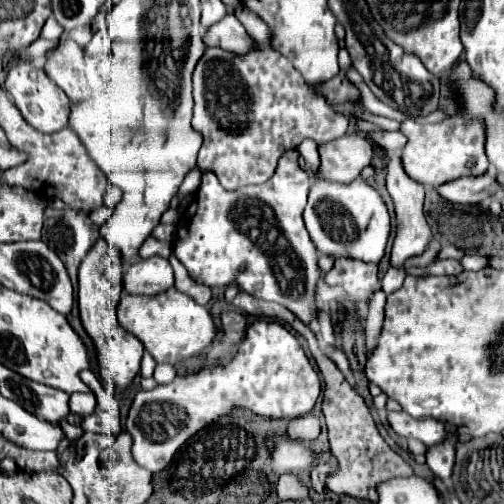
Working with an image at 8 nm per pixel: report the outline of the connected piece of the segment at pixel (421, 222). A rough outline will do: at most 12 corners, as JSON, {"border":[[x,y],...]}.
{"border":[[388,165],[386,187],[396,207],[392,265],[426,251],[424,187],[404,171]]}

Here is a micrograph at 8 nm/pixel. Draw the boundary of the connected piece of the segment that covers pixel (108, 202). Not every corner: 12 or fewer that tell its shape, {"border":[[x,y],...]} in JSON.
{"border":[[110,185],[104,193],[104,205],[114,209],[120,199],[122,191]]}

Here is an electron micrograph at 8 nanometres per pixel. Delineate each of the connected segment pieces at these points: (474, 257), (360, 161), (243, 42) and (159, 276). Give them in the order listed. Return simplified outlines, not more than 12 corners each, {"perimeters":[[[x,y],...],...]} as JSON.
{"perimeters":[[[468,251],[460,260],[464,270],[489,266],[487,257]],[[350,133],[318,147],[316,177],[350,183],[370,165],[372,141]],[[234,15],[206,29],[202,41],[234,53],[254,43]],[[152,255],[124,273],[132,295],[158,295],[174,285],[168,259]]]}

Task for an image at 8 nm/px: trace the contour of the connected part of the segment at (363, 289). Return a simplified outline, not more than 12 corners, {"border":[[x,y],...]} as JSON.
{"border":[[338,257],[328,285],[368,301],[382,289],[376,263]]}

